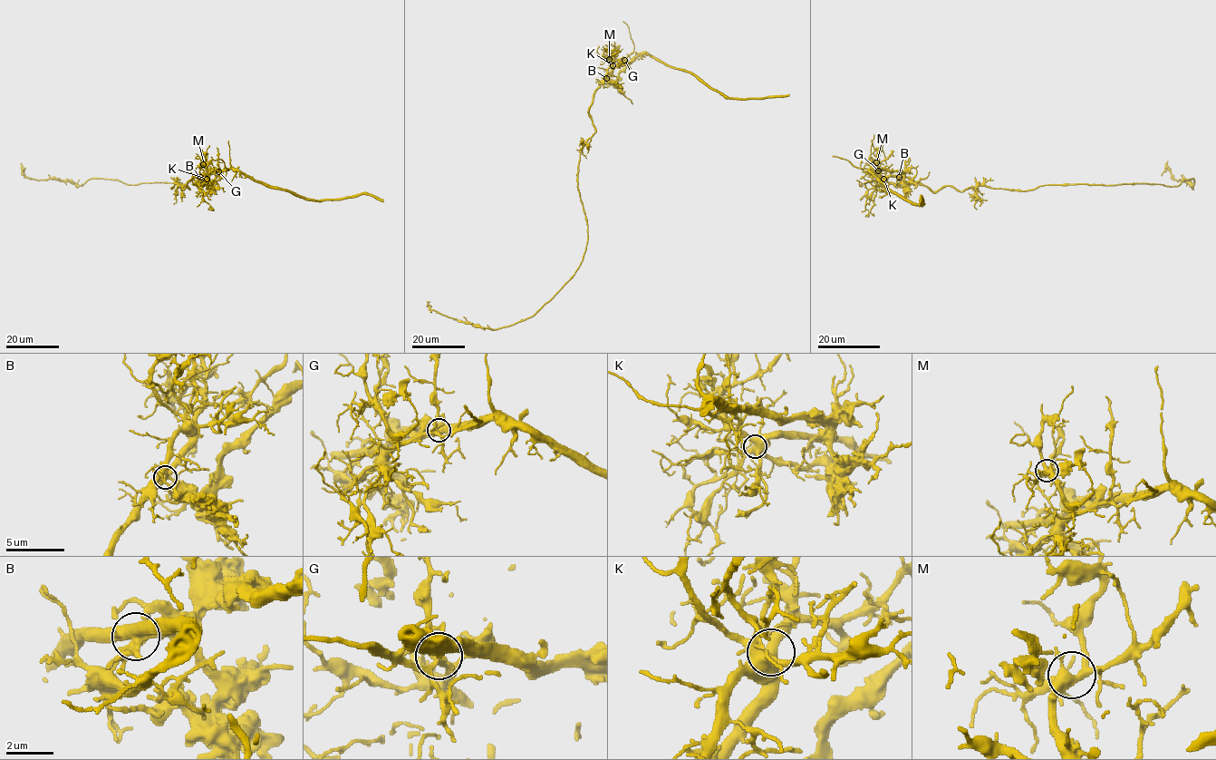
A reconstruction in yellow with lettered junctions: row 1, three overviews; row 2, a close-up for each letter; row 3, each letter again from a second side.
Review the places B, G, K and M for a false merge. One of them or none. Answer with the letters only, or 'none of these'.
B

